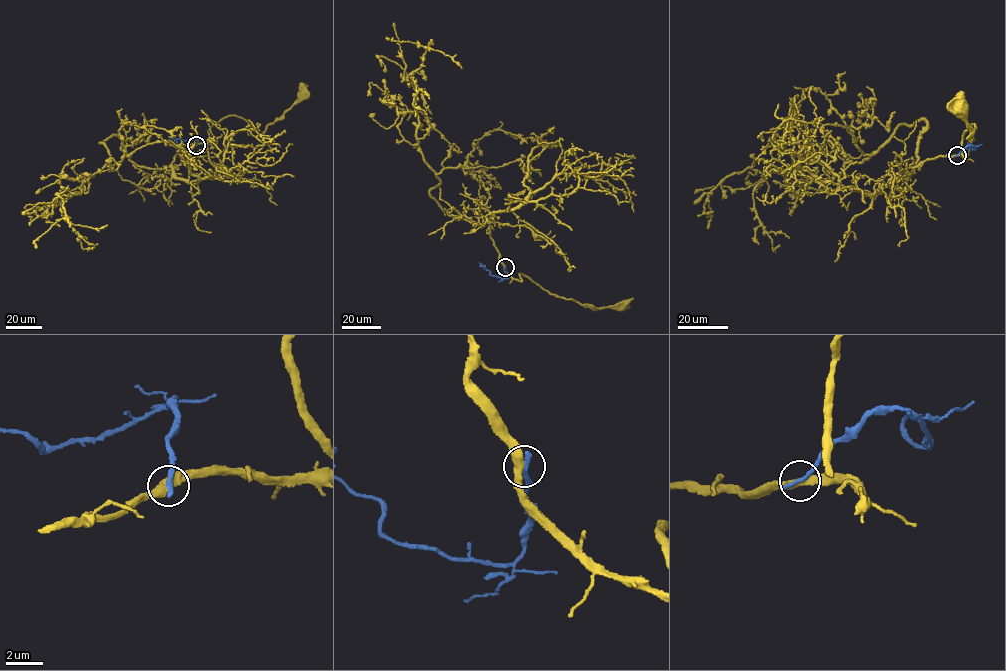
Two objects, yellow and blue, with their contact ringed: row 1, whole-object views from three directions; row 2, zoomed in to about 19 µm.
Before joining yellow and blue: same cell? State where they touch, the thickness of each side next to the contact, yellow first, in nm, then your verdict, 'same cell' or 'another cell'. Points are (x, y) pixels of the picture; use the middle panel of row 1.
place (505, 267); calibres 420 and 300 nm; another cell

